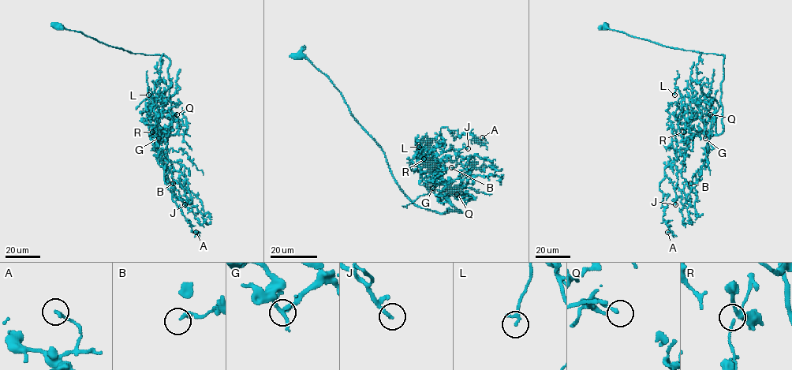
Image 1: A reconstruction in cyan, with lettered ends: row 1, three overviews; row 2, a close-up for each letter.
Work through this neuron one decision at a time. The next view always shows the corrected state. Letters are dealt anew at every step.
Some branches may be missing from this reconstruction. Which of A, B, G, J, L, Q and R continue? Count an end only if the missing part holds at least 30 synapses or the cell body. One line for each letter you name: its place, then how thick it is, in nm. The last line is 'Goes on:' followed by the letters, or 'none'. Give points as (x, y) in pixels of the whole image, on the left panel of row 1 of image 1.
G: (158, 138) | 200 nm
J: (184, 204) | 140 nm
Goes on: G, J

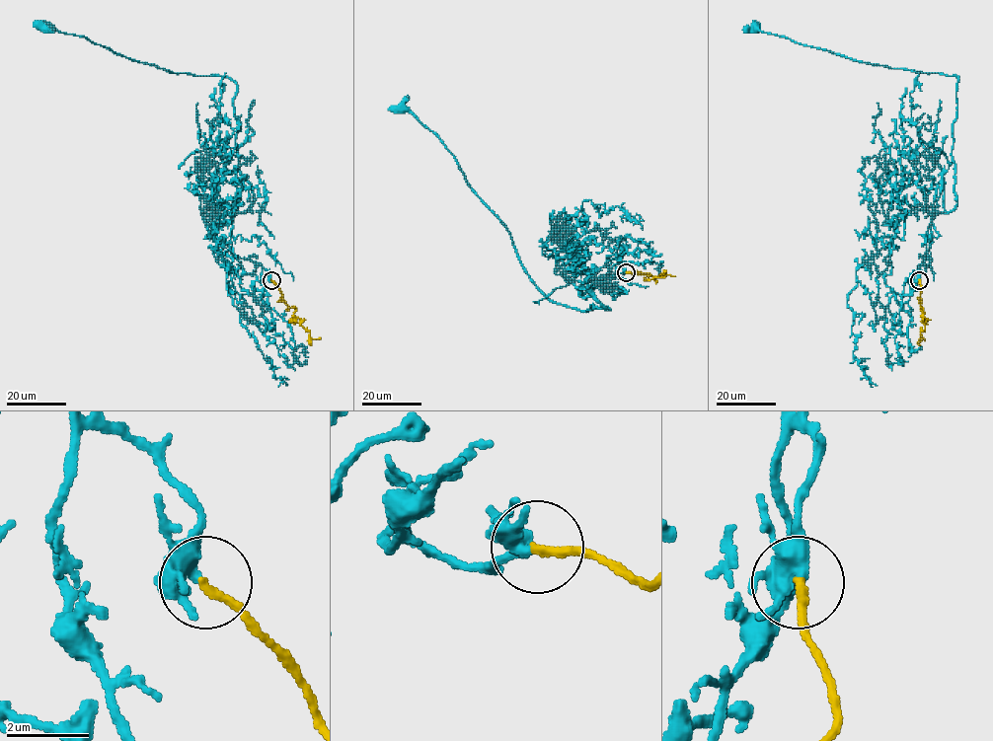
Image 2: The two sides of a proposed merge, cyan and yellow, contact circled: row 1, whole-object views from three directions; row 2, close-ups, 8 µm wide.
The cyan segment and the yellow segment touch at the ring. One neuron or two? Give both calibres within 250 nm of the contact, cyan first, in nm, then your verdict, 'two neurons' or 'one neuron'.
320 nm thick on the cyan side, 220 nm on the other; one neuron

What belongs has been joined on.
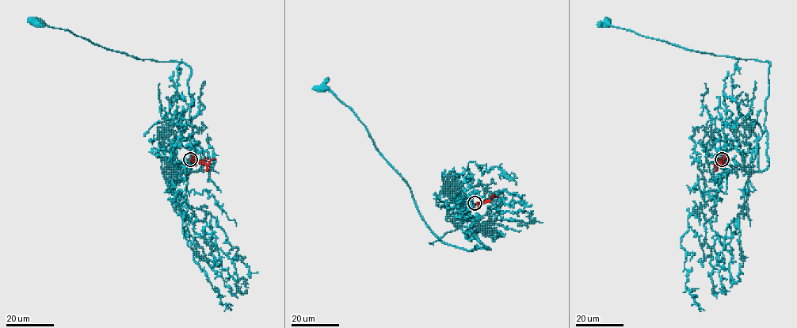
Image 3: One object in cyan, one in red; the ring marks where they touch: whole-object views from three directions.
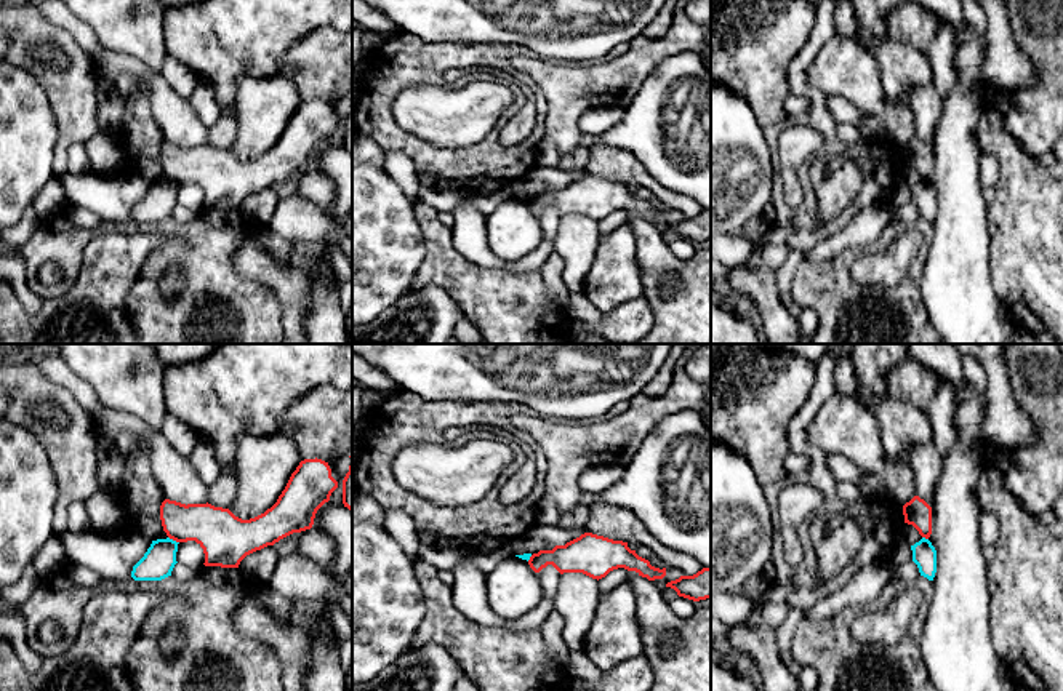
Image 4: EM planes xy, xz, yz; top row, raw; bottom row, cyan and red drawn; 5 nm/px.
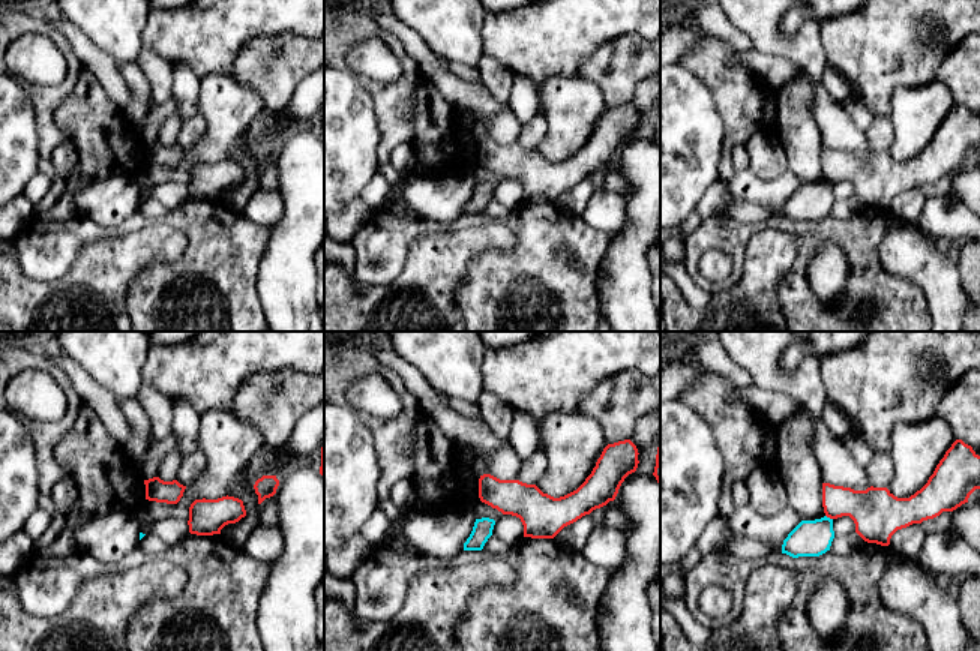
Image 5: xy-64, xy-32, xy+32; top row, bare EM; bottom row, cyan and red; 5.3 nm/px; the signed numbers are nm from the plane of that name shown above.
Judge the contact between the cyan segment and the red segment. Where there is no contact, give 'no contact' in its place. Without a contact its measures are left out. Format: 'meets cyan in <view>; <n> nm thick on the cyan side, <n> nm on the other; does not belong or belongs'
meets cyan in xy; 160 nm thick on the cyan side, 240 nm on the other; does not belong

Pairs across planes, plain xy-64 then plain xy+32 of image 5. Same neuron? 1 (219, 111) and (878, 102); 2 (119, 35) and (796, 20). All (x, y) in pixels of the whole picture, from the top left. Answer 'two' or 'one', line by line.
1: two
2: two

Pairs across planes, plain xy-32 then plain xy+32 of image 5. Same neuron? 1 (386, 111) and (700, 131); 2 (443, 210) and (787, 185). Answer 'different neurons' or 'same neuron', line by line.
1: different neurons
2: same neuron

